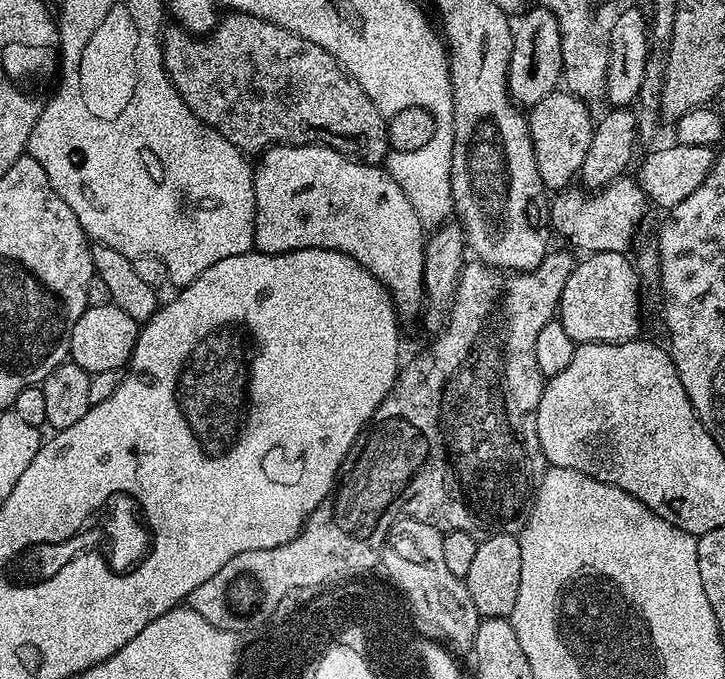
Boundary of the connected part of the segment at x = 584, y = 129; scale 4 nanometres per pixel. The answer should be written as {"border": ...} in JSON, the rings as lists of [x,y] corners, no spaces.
{"border":[[[557,90],[546,94],[546,98],[542,98],[542,102],[531,105],[530,111],[527,113],[528,129],[532,135],[532,145],[534,146],[534,162],[538,162],[538,174],[542,178],[545,189],[567,189],[571,185],[568,183],[579,177],[580,167],[586,159],[586,150],[590,150],[590,138],[594,127],[594,116],[588,113],[588,108],[589,105],[585,101],[573,96],[567,90]]]}

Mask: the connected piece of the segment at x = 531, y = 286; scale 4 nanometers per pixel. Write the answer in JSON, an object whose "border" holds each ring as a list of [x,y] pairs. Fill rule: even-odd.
{"border":[[[549,251],[544,260],[537,268],[532,268],[528,272],[509,272],[503,268],[491,268],[488,264],[479,262],[465,263],[464,269],[460,272],[460,281],[458,290],[454,294],[452,309],[448,312],[448,319],[445,320],[443,328],[440,329],[436,340],[432,344],[429,352],[424,352],[421,356],[416,356],[412,361],[405,363],[400,369],[399,376],[396,377],[396,384],[392,387],[392,392],[378,406],[378,410],[373,414],[372,419],[368,421],[358,443],[352,447],[352,451],[338,477],[338,483],[332,489],[332,495],[327,503],[330,505],[330,522],[324,524],[328,532],[308,532],[303,529],[299,536],[293,538],[294,548],[290,548],[289,556],[276,556],[276,570],[258,570],[262,568],[260,560],[270,560],[274,556],[262,556],[262,550],[246,550],[242,554],[234,557],[234,564],[222,566],[214,578],[206,578],[198,590],[194,590],[188,597],[187,607],[193,608],[210,626],[218,626],[218,630],[226,630],[237,634],[245,634],[251,628],[260,628],[263,624],[267,625],[272,619],[272,615],[277,609],[276,600],[288,592],[288,588],[296,588],[296,584],[320,584],[320,580],[328,580],[328,576],[340,576],[348,578],[355,572],[368,572],[372,567],[379,565],[382,560],[384,544],[388,541],[388,531],[395,526],[397,520],[408,517],[417,520],[424,520],[430,526],[440,529],[441,532],[453,532],[454,530],[463,530],[466,534],[483,538],[493,536],[499,532],[519,533],[524,527],[528,516],[532,513],[532,501],[536,499],[536,488],[542,482],[546,461],[542,454],[542,446],[538,442],[538,426],[536,425],[536,411],[541,394],[544,393],[545,377],[541,376],[538,370],[538,358],[534,358],[534,346],[538,339],[538,333],[542,331],[542,326],[550,322],[557,315],[560,307],[560,295],[562,286],[566,286],[566,278],[576,269],[577,257],[572,257],[571,251],[556,252]]]}

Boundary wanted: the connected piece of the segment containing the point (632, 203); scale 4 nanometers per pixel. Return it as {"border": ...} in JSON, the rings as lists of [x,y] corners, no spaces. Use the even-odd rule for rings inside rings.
{"border":[[[621,178],[610,182],[605,188],[595,194],[585,194],[583,191],[572,192],[564,190],[557,200],[550,204],[550,224],[560,236],[565,236],[573,249],[581,248],[581,253],[622,252],[627,253],[628,247],[636,240],[636,231],[644,220],[644,215],[650,209],[650,201],[644,195],[635,179]]]}

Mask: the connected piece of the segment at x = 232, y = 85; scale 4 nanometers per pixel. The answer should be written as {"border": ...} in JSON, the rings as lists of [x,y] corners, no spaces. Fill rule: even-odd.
{"border":[[[232,10],[227,14],[229,16],[221,15],[216,27],[205,36],[193,36],[191,32],[186,32],[179,26],[172,26],[172,29],[169,27],[162,36],[164,68],[168,71],[168,77],[172,79],[172,84],[178,90],[182,102],[186,102],[186,106],[190,106],[190,110],[198,119],[204,120],[211,128],[221,132],[238,151],[245,154],[253,154],[252,152],[262,154],[274,144],[321,144],[334,149],[335,152],[340,152],[349,160],[359,160],[361,164],[383,165],[384,157],[390,151],[388,121],[380,113],[378,106],[374,106],[374,102],[368,97],[366,90],[362,90],[362,86],[358,86],[358,82],[354,82],[351,71],[345,65],[339,64],[333,56],[326,54],[326,50],[322,50],[322,46],[314,46],[314,42],[310,42],[310,38],[302,38],[302,34],[282,30],[282,26],[274,26],[274,22],[266,22],[262,18],[245,12]]]}

